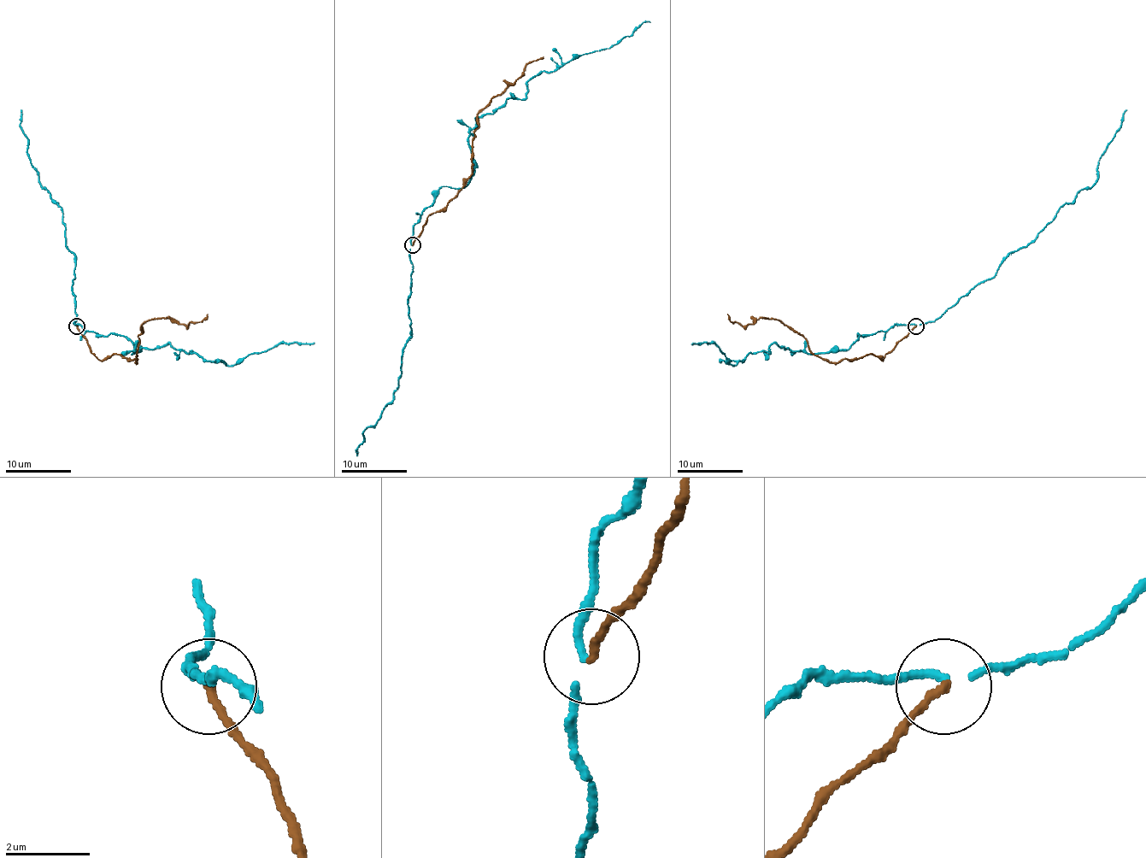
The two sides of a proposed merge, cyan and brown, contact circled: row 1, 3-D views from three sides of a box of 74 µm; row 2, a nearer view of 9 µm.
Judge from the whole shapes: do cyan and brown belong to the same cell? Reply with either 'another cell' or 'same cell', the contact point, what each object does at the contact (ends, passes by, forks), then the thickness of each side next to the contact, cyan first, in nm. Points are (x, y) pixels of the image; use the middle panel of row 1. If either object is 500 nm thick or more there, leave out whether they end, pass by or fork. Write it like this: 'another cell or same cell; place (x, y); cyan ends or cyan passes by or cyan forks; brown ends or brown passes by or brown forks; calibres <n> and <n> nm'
another cell; place (413, 244); cyan passes by; brown ends; calibres 140 and 180 nm

